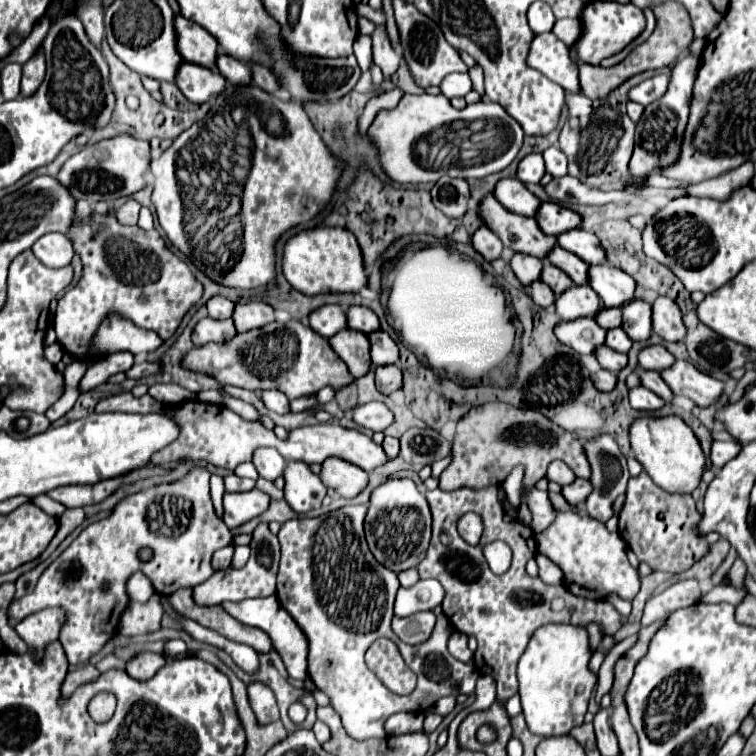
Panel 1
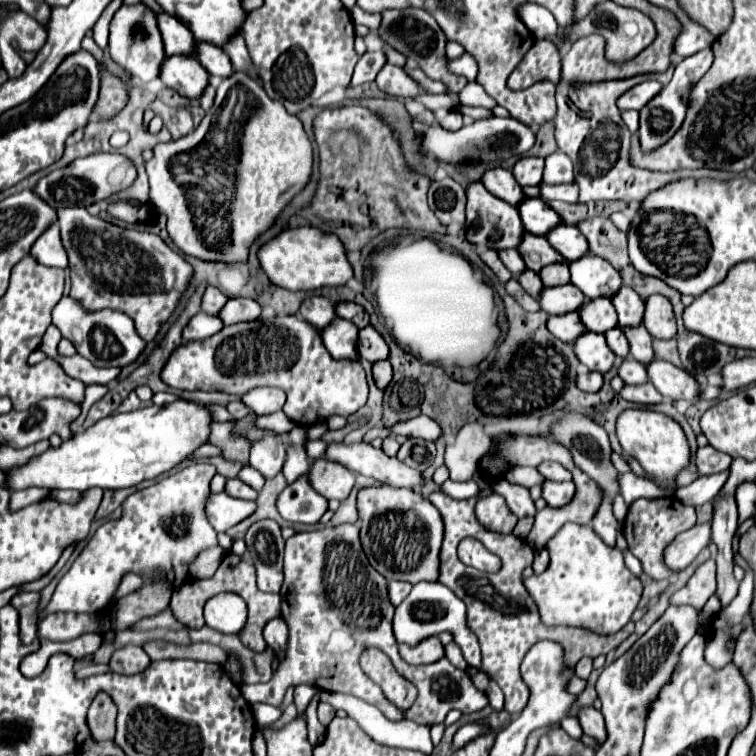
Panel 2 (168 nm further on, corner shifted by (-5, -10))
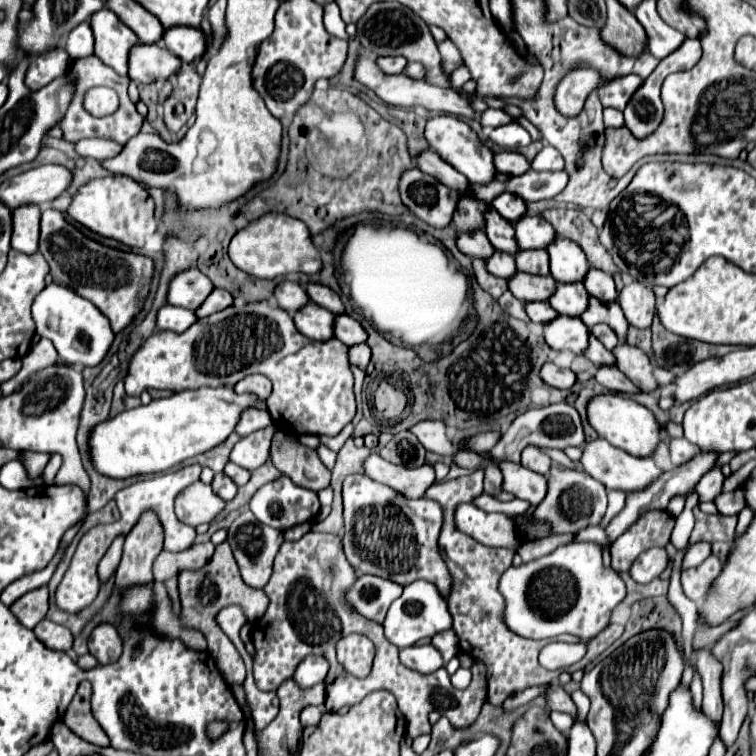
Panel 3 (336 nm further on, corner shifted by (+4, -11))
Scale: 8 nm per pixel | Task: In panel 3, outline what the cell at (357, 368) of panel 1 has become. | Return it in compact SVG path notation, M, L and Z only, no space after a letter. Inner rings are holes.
M309 303L293 315L295 325L309 339L333 339L335 337L335 315L317 303Z

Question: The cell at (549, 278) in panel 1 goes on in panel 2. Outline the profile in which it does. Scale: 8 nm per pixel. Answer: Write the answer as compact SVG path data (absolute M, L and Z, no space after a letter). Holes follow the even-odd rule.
M566 262L548 264L538 272L538 276L540 276L544 286L560 286L562 282L570 282L568 280L568 264Z

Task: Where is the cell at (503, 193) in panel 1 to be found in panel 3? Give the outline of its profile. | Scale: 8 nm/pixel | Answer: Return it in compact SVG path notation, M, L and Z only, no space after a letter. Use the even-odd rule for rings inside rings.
M437 115L427 121L425 127L425 139L429 141L431 149L441 155L443 161L451 163L457 171L461 171L469 183L475 185L487 185L495 179L495 167L493 167L493 153L479 141L479 137L469 129L467 123L453 115Z

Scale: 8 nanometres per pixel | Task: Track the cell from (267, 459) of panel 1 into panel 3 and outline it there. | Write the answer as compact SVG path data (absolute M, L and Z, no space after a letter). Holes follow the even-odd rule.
M269 425L265 429L259 429L259 431L243 437L233 447L231 461L247 471L259 469L271 455L271 439L275 437L275 431L279 431L279 429L275 425Z

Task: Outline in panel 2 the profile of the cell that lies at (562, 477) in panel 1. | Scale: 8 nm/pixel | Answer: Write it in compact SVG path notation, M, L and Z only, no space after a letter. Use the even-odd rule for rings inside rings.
M542 462L538 468L536 468L544 478L552 478L556 482L566 482L566 480L572 480L572 474L568 474L568 470L556 462Z

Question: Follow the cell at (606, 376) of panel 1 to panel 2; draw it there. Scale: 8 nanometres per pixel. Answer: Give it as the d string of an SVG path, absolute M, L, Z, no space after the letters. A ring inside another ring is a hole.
M600 372L578 374L576 376L576 386L584 392L598 392L602 388L602 374Z

